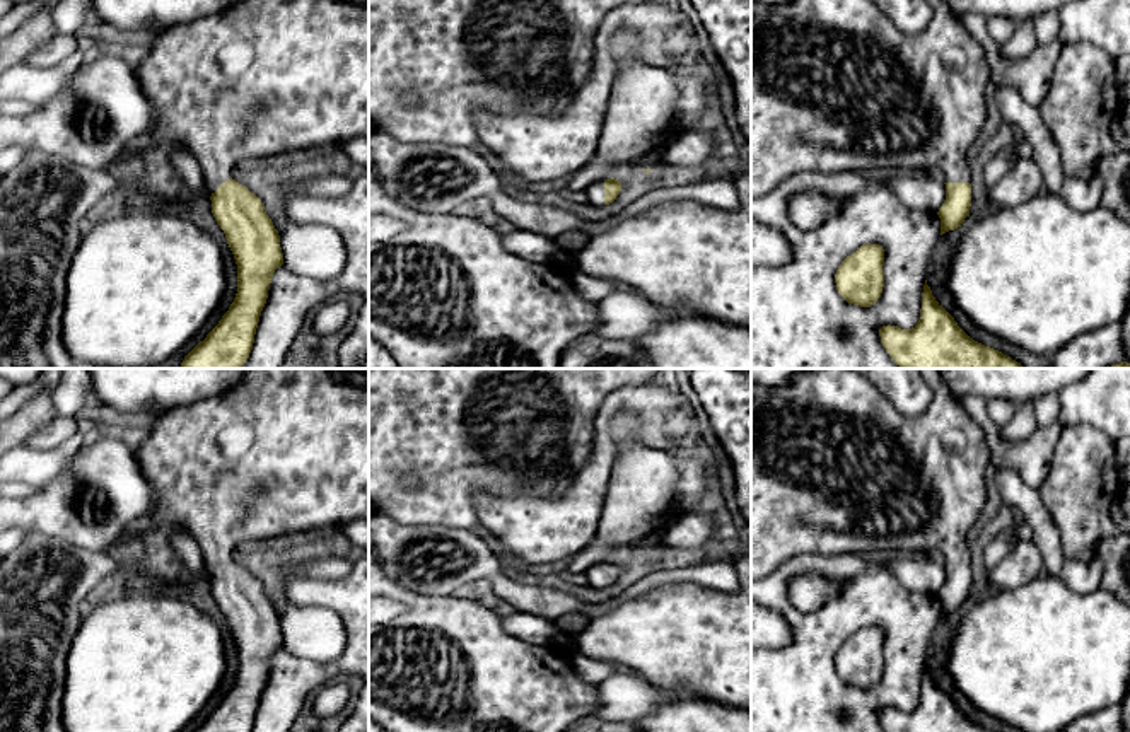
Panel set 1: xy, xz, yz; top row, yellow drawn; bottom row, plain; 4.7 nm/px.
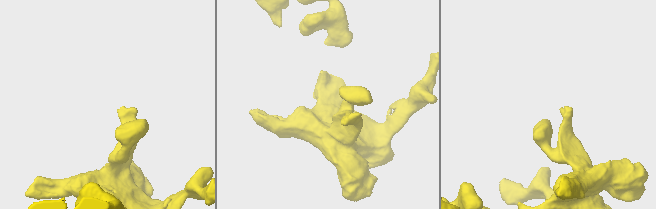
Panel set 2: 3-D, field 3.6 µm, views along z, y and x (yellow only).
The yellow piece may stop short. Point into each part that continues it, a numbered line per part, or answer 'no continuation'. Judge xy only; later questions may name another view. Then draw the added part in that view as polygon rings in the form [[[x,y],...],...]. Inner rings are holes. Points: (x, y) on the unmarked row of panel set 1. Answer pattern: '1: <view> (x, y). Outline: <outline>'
1: xy (285, 451). Outline: [[[248,369],[244,377],[222,394],[157,413],[152,428],[147,432],[147,439],[137,449],[135,459],[150,486],[150,508],[143,517],[126,527],[125,536],[140,539],[147,531],[159,527],[184,529],[198,544],[210,575],[215,575],[222,565],[232,560],[232,551],[241,543],[263,541],[285,534],[307,536],[314,531],[335,529],[353,519],[369,520],[369,370]]]

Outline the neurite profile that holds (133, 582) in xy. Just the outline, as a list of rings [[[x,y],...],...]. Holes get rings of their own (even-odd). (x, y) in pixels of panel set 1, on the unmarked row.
[[[140,572],[119,573],[113,594],[147,594],[188,599],[189,589],[178,578],[160,578]]]

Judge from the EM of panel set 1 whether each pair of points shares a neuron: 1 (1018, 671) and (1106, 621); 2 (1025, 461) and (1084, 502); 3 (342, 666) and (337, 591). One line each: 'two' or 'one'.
1: one
2: two
3: one

